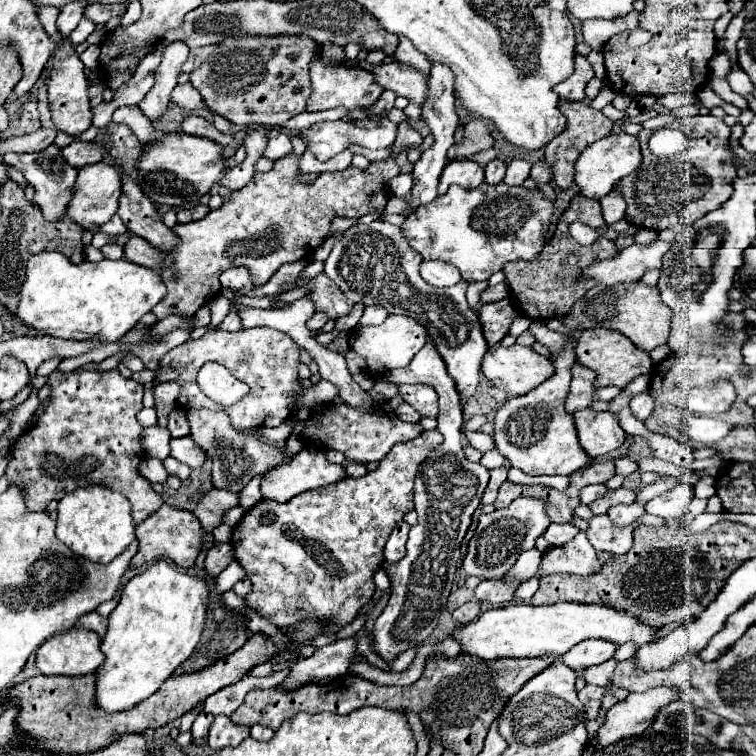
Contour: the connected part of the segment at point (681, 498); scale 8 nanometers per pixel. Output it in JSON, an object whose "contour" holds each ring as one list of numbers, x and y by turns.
{"contour":[[677,484,675,488,663,492,661,496,653,498,651,502,645,504,645,510,653,516,661,516,661,518,681,518,687,508,689,502,693,500,695,490,689,484]]}

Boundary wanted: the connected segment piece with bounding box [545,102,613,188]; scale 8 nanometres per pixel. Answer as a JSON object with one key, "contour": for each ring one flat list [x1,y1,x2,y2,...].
{"contour":[[565,102,561,104,561,112,565,114,567,118,567,128,563,134,555,136,547,148,545,148,545,160,551,164,551,170,553,170,553,180,555,180,555,186,557,188,567,188,571,186,571,178,573,178,573,166,579,158,579,154,595,140,603,138,611,128,613,128,613,120,609,120,603,112,597,112,593,110,591,106,583,104,583,102]]}

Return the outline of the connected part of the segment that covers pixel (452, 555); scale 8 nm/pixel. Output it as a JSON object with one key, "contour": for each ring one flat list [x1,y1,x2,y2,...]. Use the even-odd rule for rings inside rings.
{"contour":[[431,340,421,348,411,364,401,370,391,370,383,376,395,384,407,384,413,380,415,384,433,386,439,394,439,418,437,430,443,434,443,444,437,446,419,466,415,478,415,510,419,514,417,524,409,530,407,540,407,556,397,564,385,562,383,568,391,580,391,598,377,618,373,630,373,650,385,660,391,662,399,652,409,650,411,646,421,644,431,630,437,626,443,604,449,598,457,560,461,556,459,548,471,524,473,512,481,504,481,496,489,482,489,470,481,464,469,462,463,454,463,408,459,402,459,394,453,390,453,380,445,370,445,362,441,354,437,354],[419,636,419,642,417,642]]}

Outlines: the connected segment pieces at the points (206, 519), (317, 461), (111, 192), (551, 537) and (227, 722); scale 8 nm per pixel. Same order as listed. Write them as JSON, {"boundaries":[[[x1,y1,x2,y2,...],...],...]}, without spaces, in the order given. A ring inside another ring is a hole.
{"boundaries":[[[209,490,203,500,199,500,193,514,197,516,205,532,212,532,222,523,223,514,239,504,239,496,227,490]],[[303,448,299,454,293,456,291,462,287,462,285,466,279,466,271,472,267,472,261,478,261,494,265,500,275,500,275,502,287,502,293,496,313,490,313,488,321,488,333,482,339,482,345,478,345,468,339,464,331,464,325,458,325,452,319,448]],[[105,162,83,166,83,168,79,168,79,174,77,174,75,192,67,206,67,216,73,218,73,222,77,222,85,230,89,230,93,226,101,226,101,224,109,222,111,216,117,212,119,196,121,196,121,174,115,166,105,164]],[[549,524,547,532,545,532,543,536,547,538,549,544,561,546,561,544,569,542,571,538,575,538,579,532,581,532,581,530,579,530,577,526,573,526,573,524]],[[215,716,209,728,209,746,213,750,221,750,227,746,239,746,249,736,249,726,233,724,229,716]]]}

